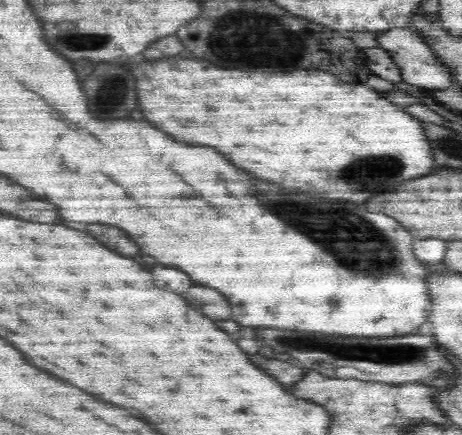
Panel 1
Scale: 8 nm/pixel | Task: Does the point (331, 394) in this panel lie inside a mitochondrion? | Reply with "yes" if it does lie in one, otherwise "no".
no

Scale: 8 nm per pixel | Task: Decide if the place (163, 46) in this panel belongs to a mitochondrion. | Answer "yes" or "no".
no

